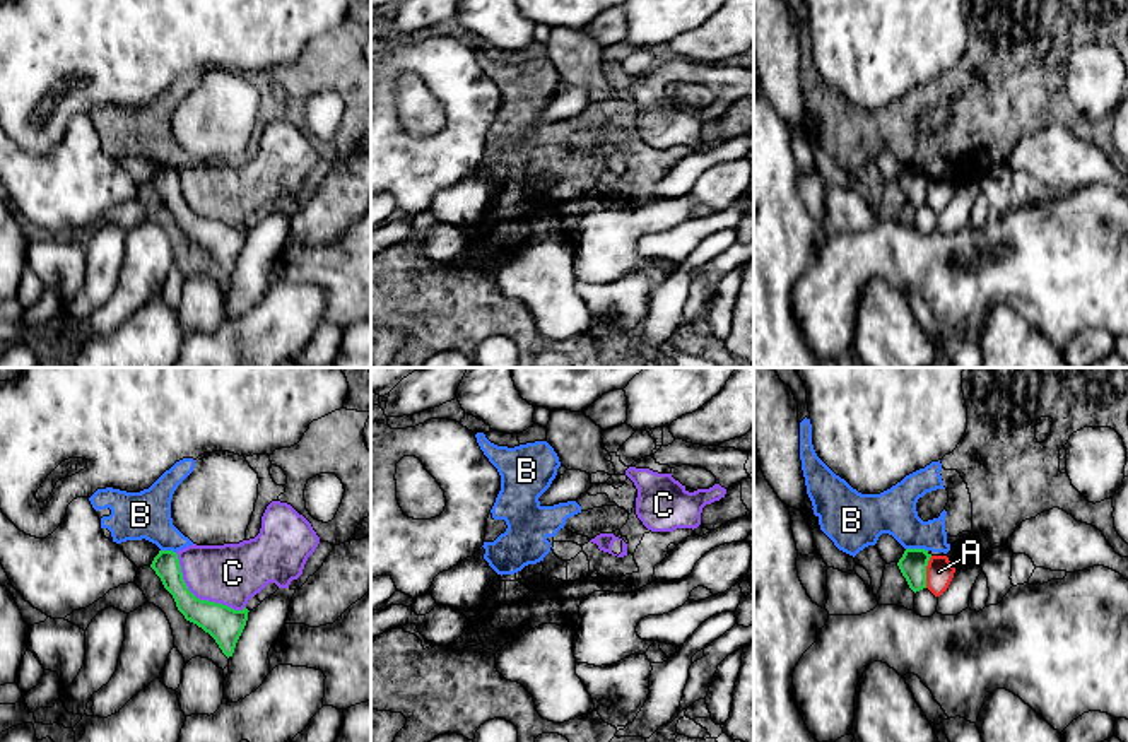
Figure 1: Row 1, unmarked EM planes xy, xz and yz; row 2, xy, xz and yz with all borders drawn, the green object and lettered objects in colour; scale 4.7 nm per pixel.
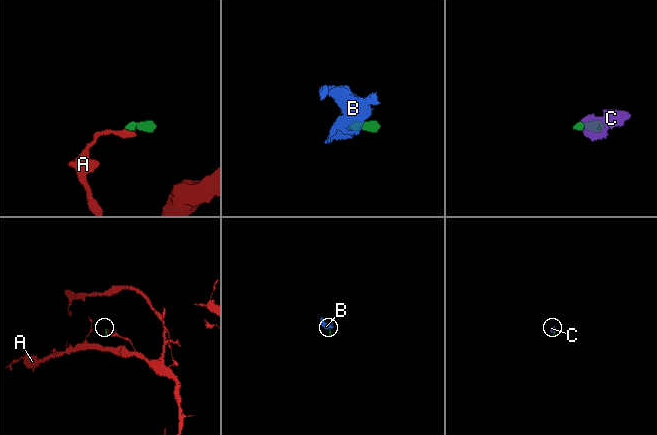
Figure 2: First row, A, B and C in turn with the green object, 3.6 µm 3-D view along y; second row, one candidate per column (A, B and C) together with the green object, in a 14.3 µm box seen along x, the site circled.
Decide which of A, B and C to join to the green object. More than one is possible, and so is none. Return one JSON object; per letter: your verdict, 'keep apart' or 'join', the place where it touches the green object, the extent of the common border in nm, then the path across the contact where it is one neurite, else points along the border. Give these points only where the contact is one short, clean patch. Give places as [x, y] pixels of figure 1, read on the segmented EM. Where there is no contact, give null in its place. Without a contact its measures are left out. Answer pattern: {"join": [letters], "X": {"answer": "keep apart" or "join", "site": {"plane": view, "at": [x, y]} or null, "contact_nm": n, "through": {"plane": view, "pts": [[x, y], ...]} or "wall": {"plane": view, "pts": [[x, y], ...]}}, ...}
{"join": [], "A": {"answer": "keep apart", "site": {"plane": "yz", "at": [925, 571]}, "contact_nm": 160, "wall": {"plane": "yz", "pts": [[932, 556], [927, 566], [925, 587]]}}, "B": {"answer": "keep apart", "site": {"plane": "yz", "at": [916, 549]}, "contact_nm": 110, "wall": {"plane": "yz", "pts": [[906, 547], [923, 547], [927, 551]]}}, "C": {"answer": "keep apart", "site": {"plane": "xy", "at": [199, 599]}, "contact_nm": 420, "wall": {"plane": "xy", "pts": [[175, 553], [182, 578], [197, 597], [234, 609], [245, 607]]}}}

